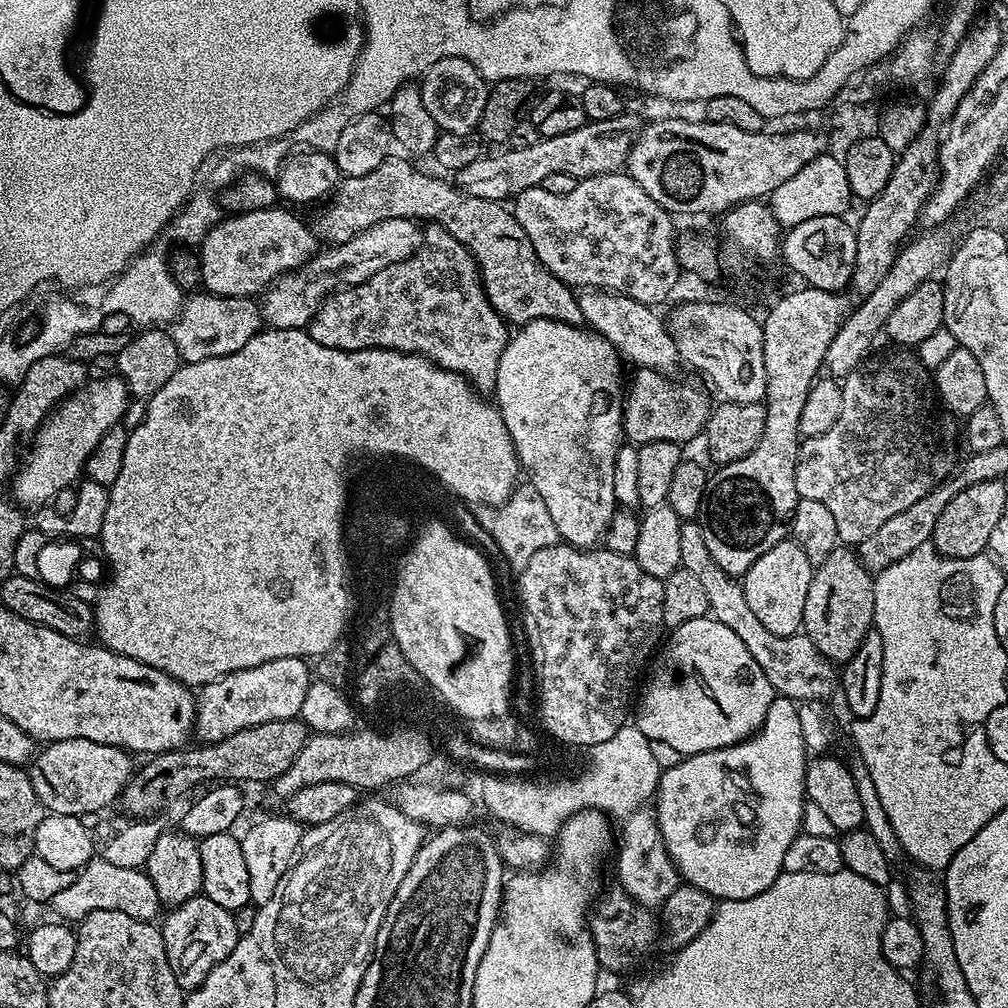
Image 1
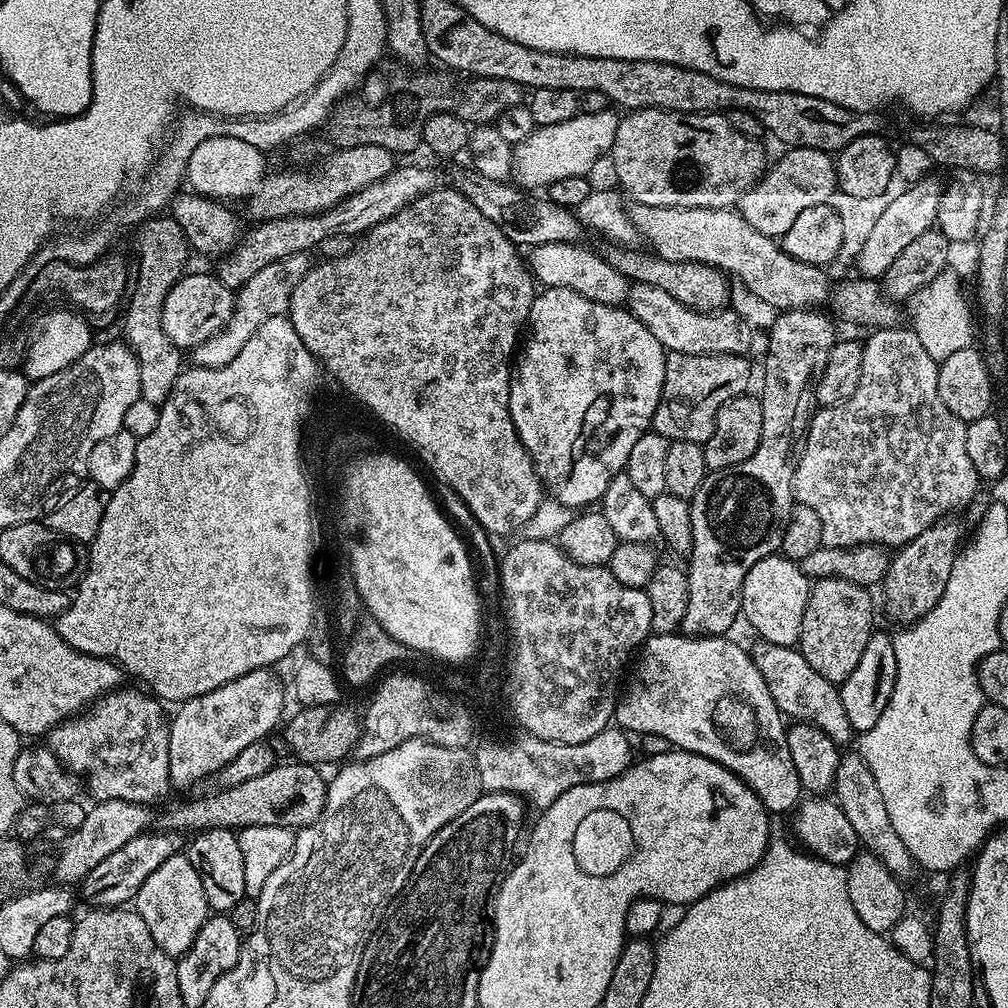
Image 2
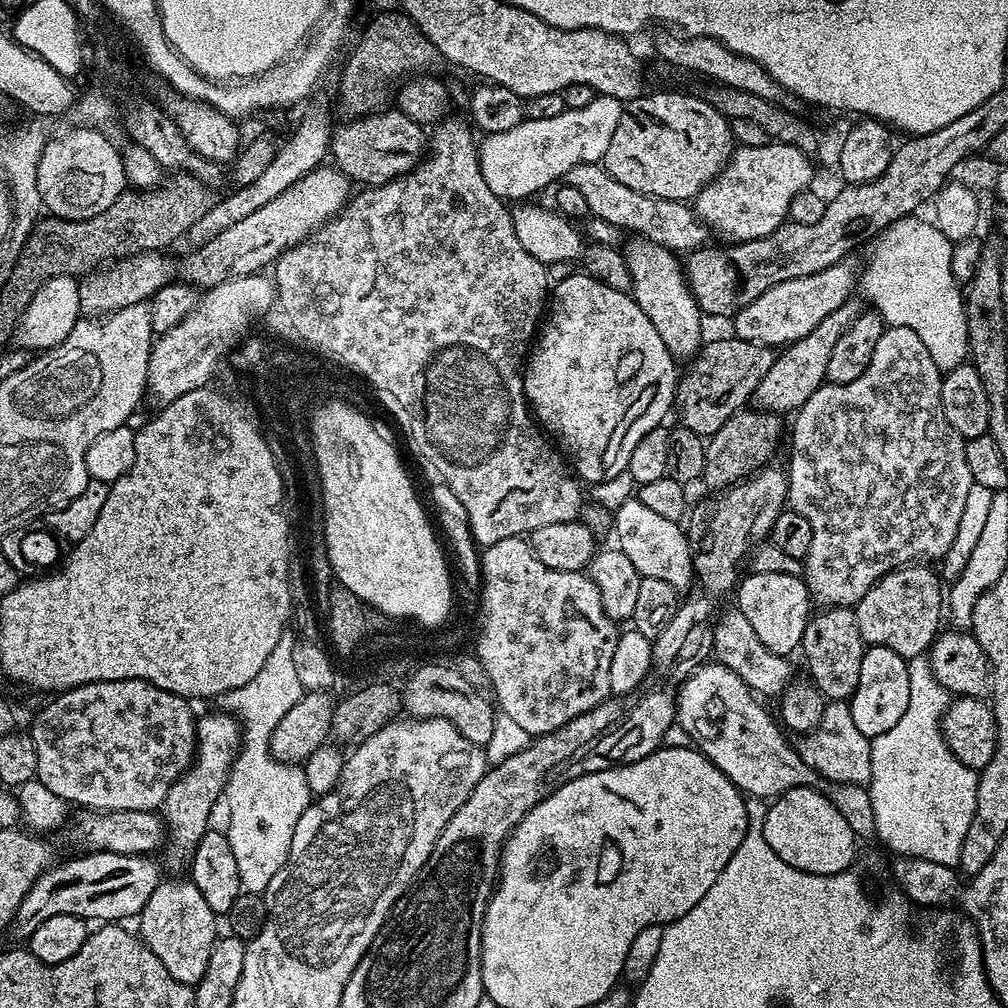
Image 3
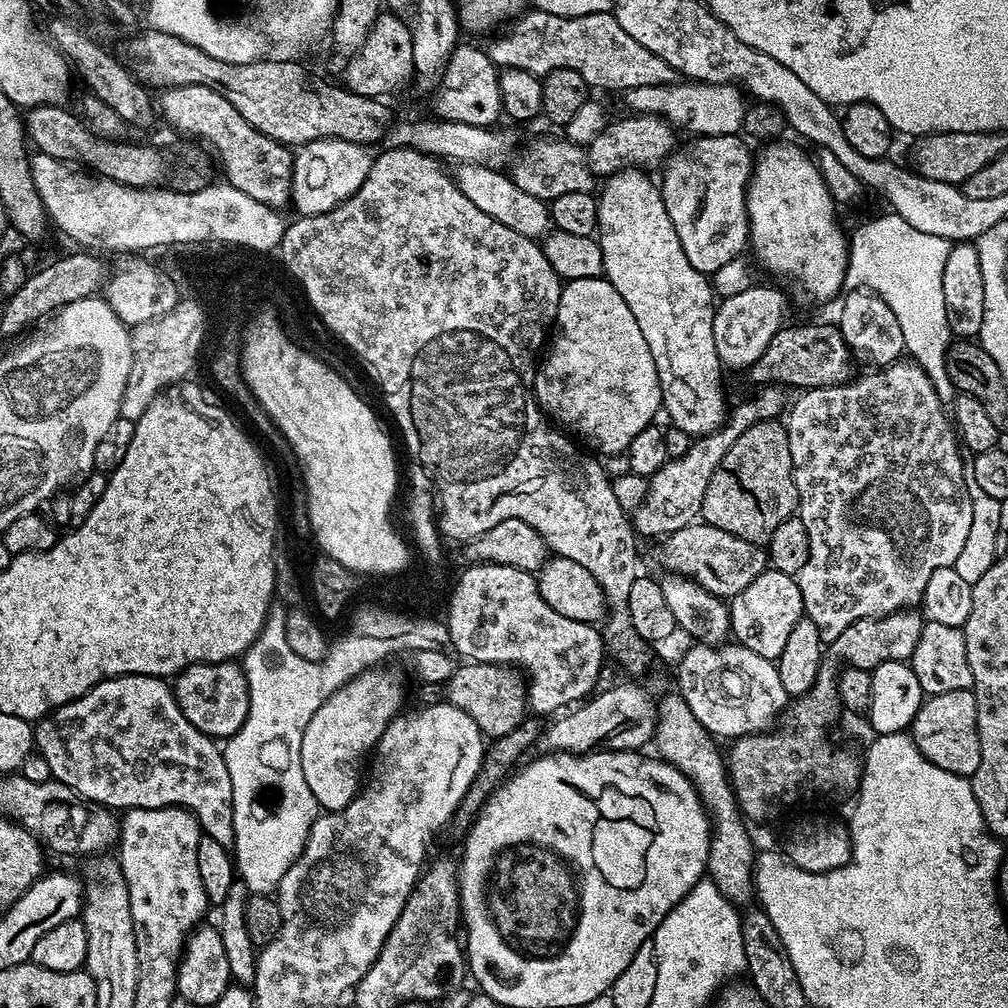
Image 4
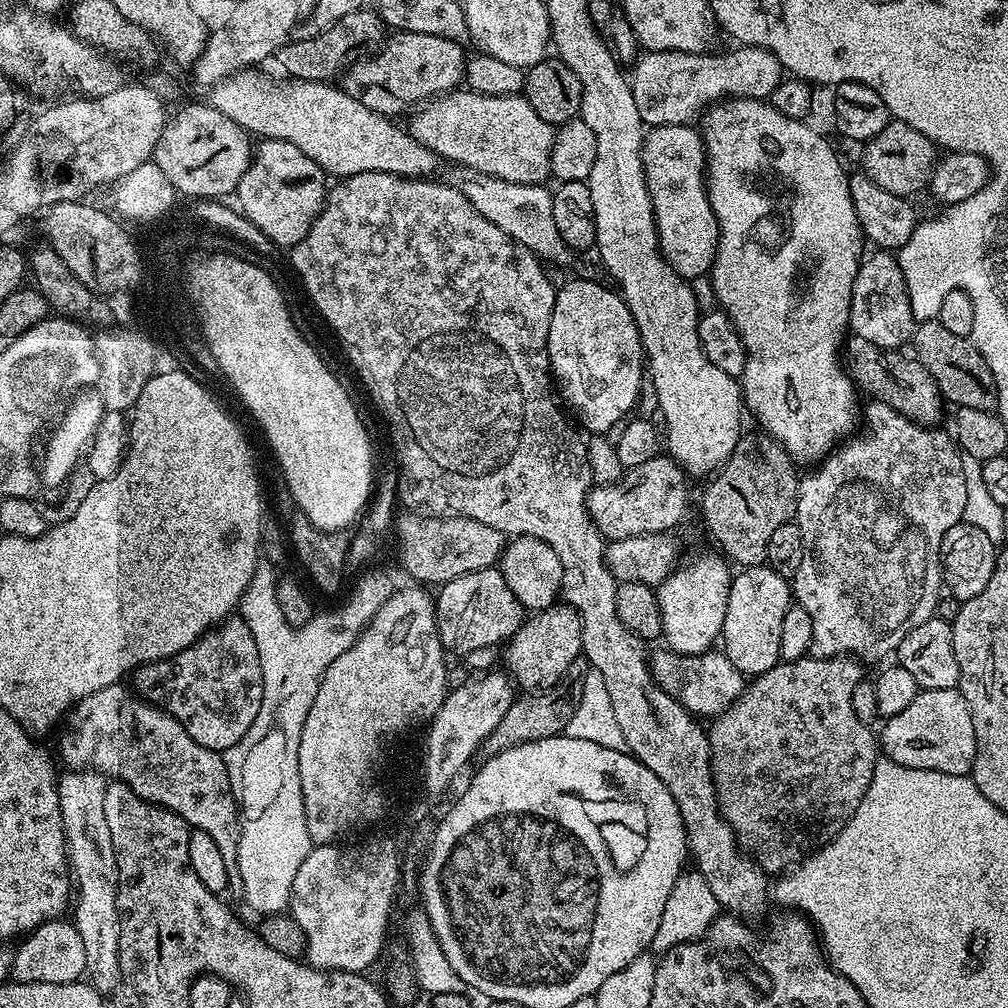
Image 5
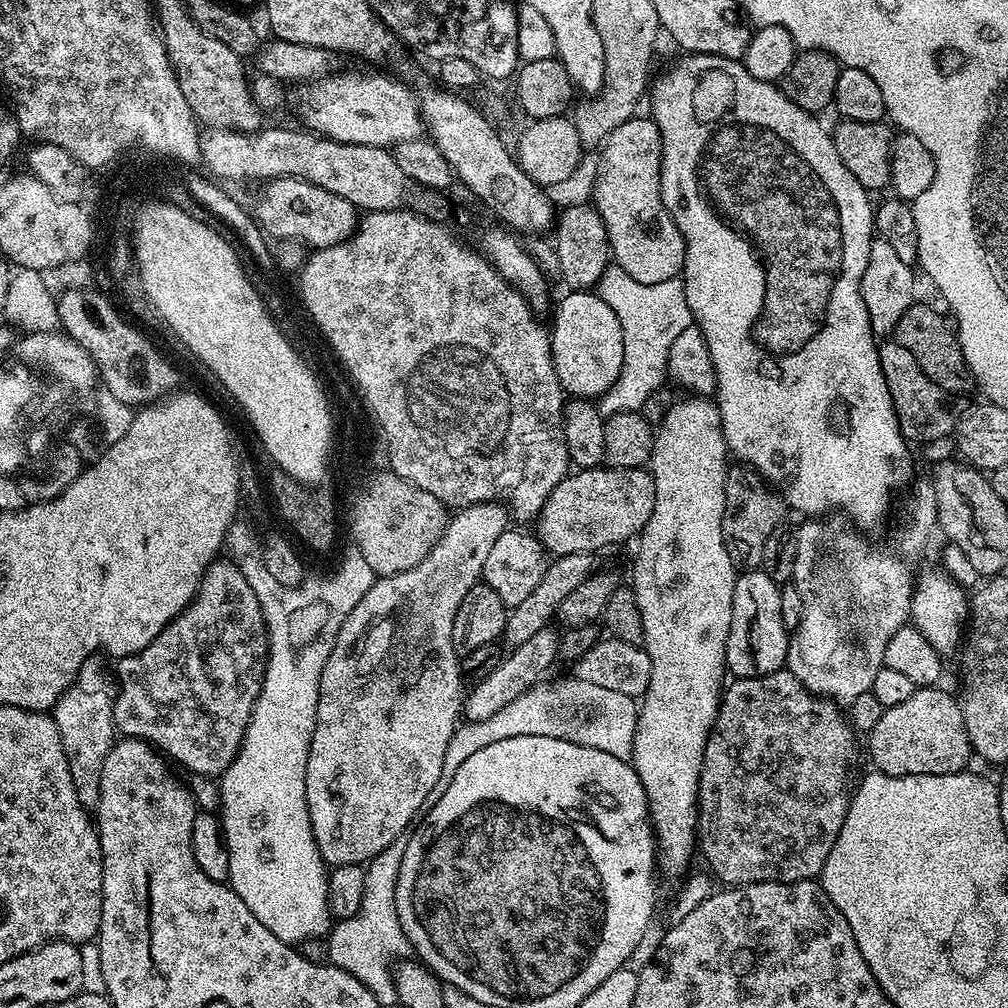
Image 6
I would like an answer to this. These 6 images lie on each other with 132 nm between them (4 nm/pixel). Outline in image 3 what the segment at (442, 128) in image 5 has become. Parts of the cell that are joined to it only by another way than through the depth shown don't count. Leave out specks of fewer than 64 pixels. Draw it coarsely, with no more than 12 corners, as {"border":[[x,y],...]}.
{"border":[[603,163],[566,183],[595,219],[671,252],[701,247],[709,229],[685,201],[638,194]]}

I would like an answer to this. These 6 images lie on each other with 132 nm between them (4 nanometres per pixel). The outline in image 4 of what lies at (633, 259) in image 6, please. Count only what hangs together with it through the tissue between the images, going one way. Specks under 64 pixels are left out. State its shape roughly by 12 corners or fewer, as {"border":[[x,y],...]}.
{"border":[[739,135],[673,151],[660,193],[690,266],[749,247]]}

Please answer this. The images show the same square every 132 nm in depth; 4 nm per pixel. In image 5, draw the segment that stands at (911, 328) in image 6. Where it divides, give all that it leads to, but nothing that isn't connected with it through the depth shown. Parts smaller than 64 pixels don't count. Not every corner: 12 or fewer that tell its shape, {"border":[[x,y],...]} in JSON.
{"border":[[938,319],[910,344],[949,405],[997,411],[986,358]]}

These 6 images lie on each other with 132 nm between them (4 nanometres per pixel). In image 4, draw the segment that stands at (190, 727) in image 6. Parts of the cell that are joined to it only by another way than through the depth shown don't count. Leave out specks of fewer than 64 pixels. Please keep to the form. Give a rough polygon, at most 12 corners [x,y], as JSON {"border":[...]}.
{"border":[[239,663],[176,673],[182,714],[207,736],[233,736],[248,717]]}

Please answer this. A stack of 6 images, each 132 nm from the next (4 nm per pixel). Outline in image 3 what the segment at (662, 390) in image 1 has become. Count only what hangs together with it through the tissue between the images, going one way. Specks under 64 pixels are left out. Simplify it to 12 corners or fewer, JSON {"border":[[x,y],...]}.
{"border":[[712,340],[679,377],[675,415],[712,436],[751,401],[777,353]]}

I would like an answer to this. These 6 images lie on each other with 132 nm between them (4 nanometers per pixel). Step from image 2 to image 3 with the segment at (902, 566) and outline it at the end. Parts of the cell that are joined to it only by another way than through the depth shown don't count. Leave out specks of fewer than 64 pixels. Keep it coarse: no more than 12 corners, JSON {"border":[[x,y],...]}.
{"border":[[924,562],[887,572],[854,606],[865,645],[924,656],[946,592]]}

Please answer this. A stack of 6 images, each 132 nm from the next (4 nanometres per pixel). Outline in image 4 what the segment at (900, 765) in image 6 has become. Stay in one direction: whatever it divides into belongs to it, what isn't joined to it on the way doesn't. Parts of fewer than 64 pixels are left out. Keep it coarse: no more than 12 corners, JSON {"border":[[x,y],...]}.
{"border":[[975,692],[927,697],[910,735],[950,774],[980,761]]}

